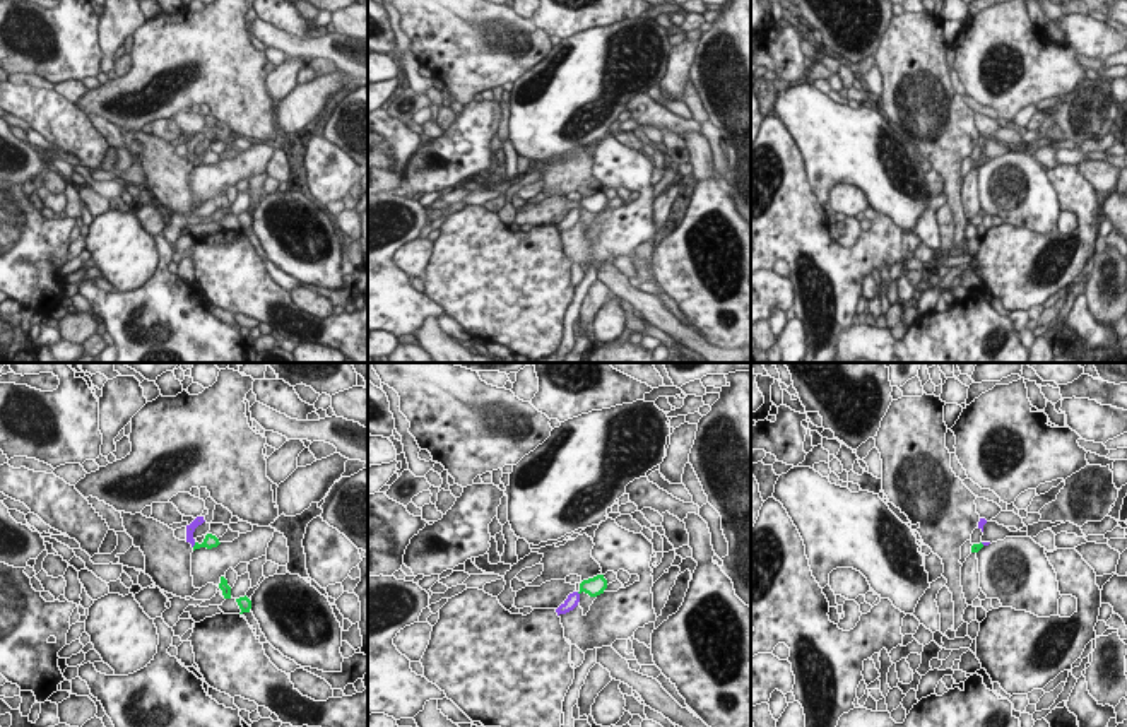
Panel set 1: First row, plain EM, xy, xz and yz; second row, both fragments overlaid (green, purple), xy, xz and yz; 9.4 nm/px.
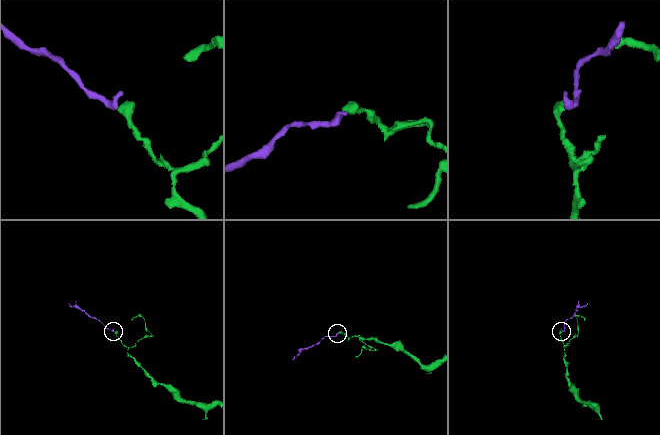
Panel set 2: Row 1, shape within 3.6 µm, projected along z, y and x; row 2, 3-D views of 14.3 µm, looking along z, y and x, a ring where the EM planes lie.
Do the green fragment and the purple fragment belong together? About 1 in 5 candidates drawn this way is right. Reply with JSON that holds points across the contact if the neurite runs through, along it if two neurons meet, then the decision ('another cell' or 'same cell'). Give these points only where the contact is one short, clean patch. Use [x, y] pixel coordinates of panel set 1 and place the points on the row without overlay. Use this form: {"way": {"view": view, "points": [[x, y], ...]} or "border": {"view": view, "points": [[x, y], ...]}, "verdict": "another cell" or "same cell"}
{"way": {"view": "xy", "points": [[211, 158], [195, 161], [190, 146], [199, 137]]}, "verdict": "same cell"}

